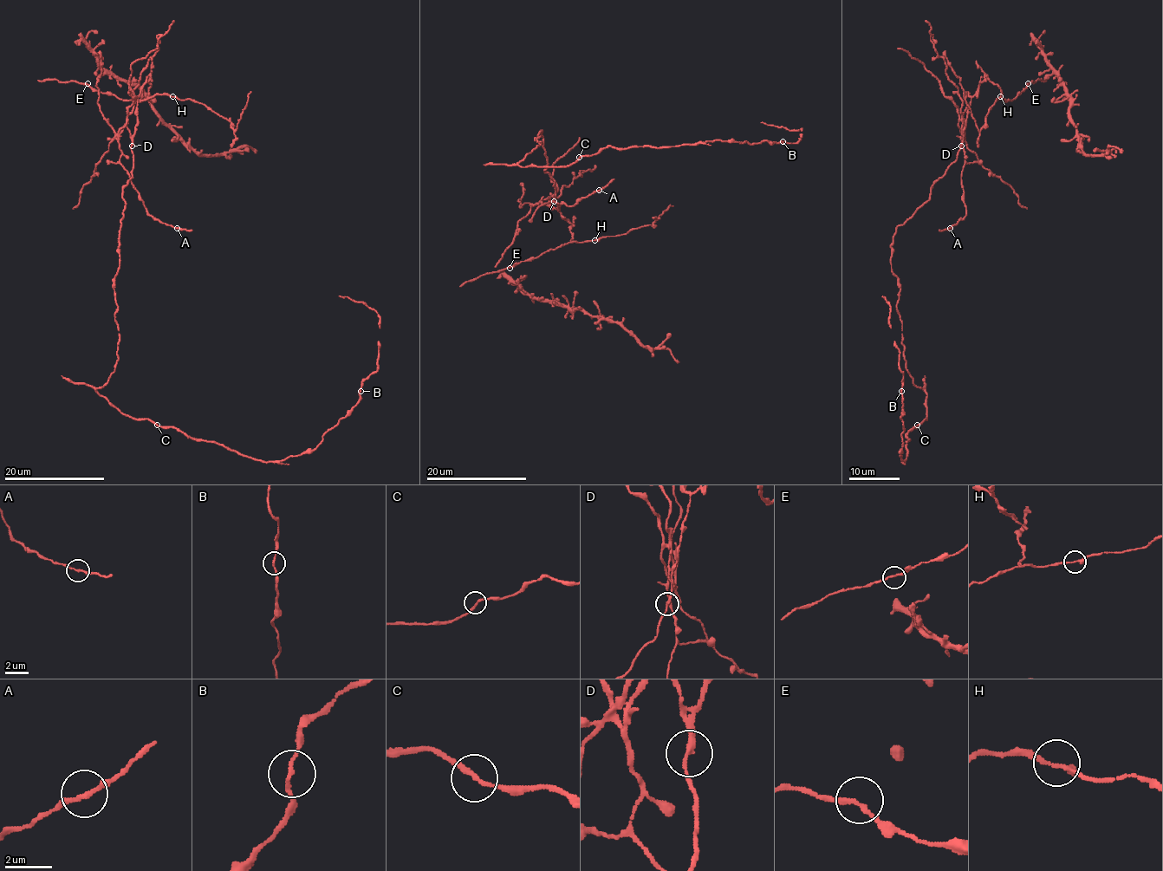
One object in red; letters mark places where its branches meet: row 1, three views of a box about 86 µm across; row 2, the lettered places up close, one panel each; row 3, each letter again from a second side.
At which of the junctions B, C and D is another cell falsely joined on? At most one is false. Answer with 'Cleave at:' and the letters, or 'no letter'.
Cleave at: D

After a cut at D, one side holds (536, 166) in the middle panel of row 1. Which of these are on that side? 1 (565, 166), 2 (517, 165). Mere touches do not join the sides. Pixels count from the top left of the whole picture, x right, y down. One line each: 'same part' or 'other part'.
1: same part
2: same part

